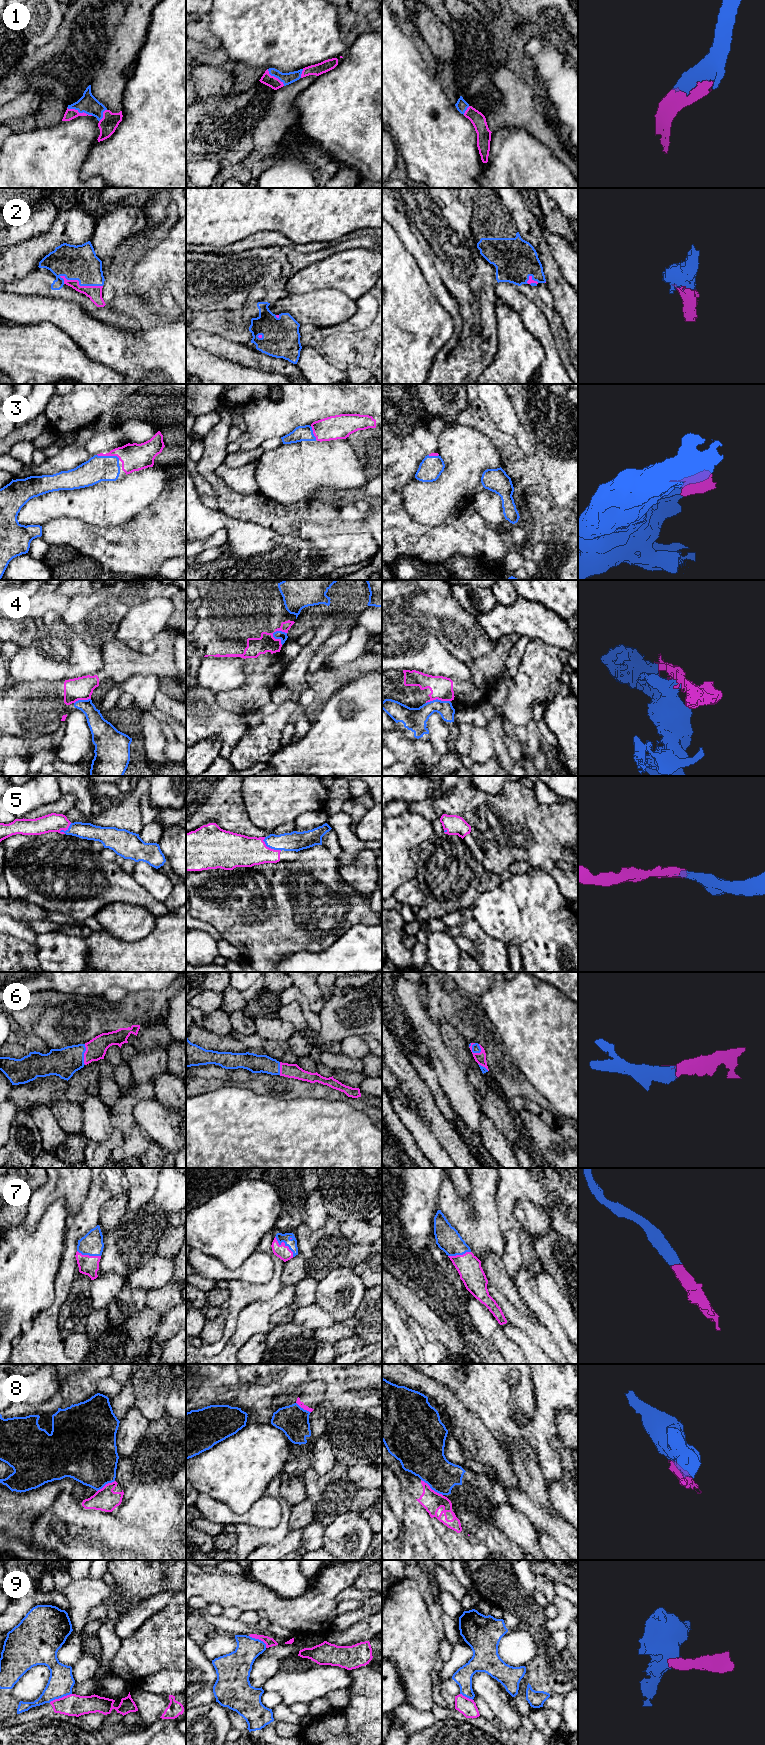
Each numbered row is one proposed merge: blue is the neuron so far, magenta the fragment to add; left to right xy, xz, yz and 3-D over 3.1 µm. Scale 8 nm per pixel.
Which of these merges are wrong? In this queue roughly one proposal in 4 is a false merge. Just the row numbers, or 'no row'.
4, 8, 9

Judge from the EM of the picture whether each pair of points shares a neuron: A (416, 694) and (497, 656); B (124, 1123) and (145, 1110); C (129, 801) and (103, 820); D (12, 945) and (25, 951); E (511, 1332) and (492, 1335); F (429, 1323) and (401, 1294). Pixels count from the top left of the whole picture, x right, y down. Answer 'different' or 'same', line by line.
A: same
B: different
C: same
D: same
E: different
F: same

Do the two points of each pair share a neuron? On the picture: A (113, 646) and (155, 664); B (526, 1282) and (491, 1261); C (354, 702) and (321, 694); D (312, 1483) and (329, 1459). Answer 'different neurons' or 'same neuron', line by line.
A: same neuron
B: different neurons
C: different neurons
D: different neurons

